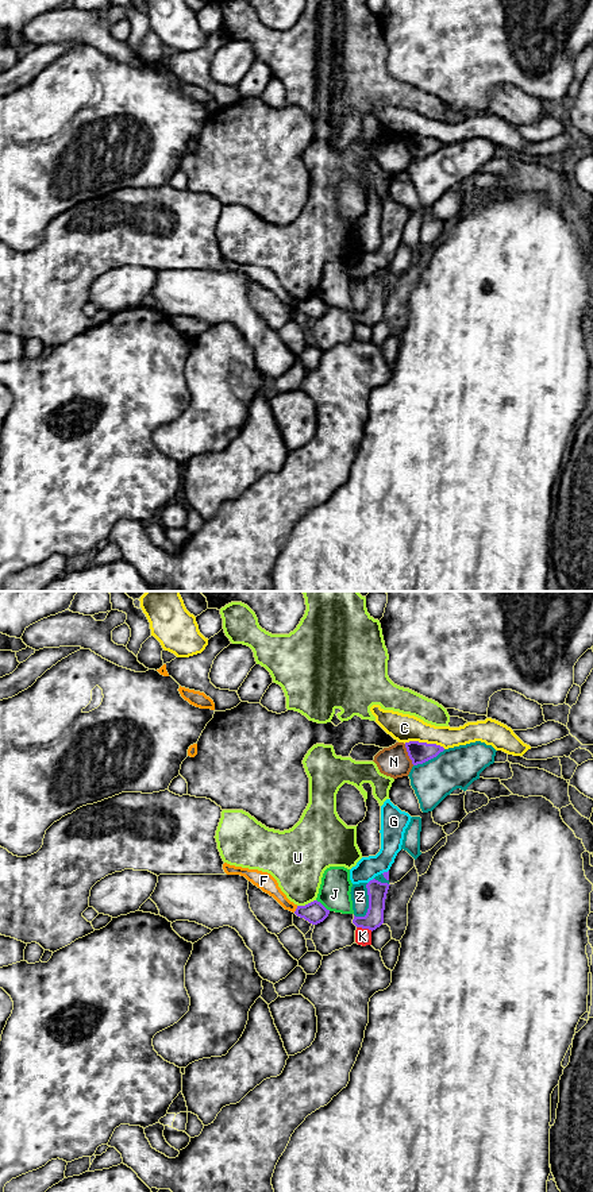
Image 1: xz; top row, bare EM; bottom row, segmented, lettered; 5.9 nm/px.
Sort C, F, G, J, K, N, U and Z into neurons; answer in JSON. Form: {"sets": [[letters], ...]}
{"sets": [["C"], ["F"], ["G"], ["J"], ["K"], ["N"], ["U"], ["Z"]]}

